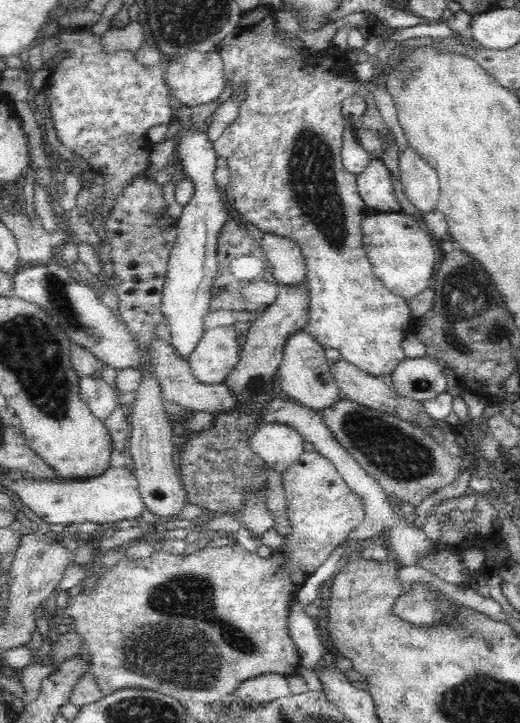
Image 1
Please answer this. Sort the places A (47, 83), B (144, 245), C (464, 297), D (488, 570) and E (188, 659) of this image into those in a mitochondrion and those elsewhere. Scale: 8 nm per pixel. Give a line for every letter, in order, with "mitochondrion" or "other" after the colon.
A: other
B: other
C: mitochondrion
D: other
E: mitochondrion

